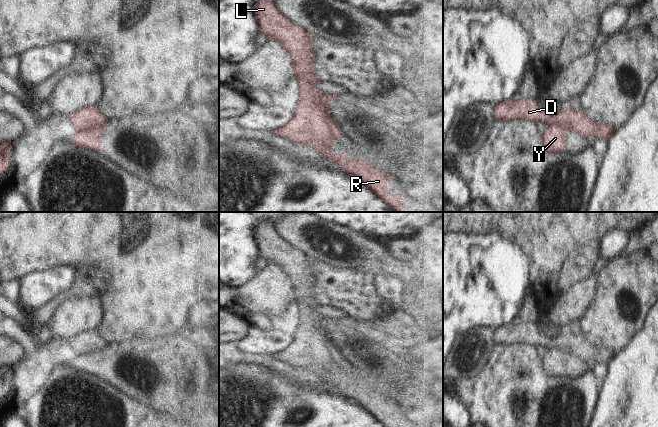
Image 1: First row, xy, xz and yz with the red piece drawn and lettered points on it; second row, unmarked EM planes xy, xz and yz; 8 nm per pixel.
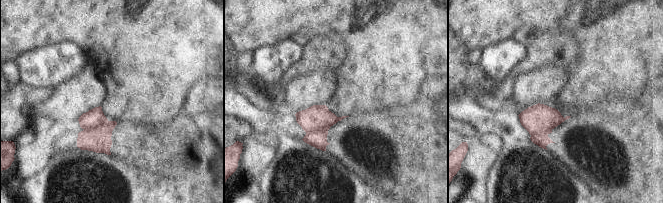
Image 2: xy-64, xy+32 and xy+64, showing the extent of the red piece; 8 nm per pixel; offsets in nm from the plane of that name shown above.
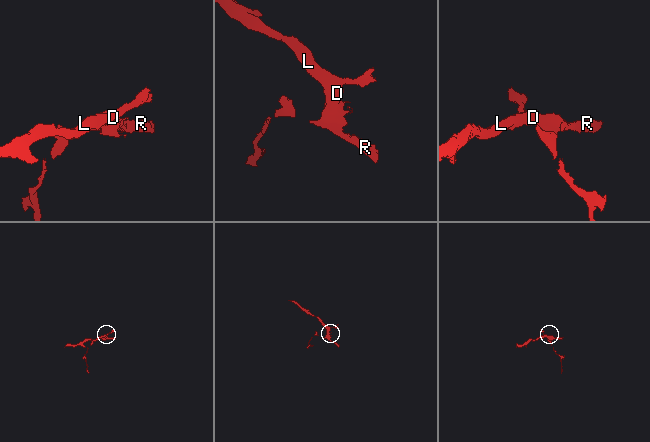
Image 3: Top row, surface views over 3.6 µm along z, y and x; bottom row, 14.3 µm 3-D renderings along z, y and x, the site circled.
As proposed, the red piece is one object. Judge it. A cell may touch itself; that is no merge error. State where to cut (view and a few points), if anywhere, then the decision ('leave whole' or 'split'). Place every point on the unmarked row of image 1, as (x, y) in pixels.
xy (107, 344), (104, 348), (77, 355) | split

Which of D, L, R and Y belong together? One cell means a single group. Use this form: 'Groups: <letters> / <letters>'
Groups: D L R / Y.

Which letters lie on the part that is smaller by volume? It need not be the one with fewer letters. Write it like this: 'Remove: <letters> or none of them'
Remove: Y.

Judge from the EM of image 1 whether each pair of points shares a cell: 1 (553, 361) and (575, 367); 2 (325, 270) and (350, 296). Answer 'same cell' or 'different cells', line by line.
1: same cell
2: same cell

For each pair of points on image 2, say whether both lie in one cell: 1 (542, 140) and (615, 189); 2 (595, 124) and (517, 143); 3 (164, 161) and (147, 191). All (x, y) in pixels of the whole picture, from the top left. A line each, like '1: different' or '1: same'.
1: same
2: different
3: different

